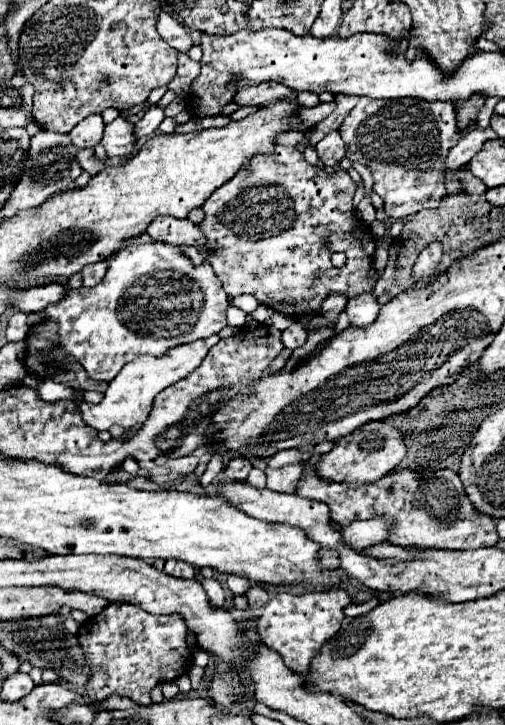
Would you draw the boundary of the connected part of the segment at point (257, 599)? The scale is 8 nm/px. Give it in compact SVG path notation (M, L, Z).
M260 586L250 588L250 590L246 592L246 596L248 596L248 602L250 602L250 604L256 604L256 606L262 606L264 602L268 602L268 592L264 592Z

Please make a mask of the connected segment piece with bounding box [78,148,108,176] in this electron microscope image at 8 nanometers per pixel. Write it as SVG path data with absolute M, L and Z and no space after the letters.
M82 148L80 152L78 152L78 162L80 162L80 166L90 174L90 176L94 176L96 172L100 172L100 170L104 170L108 164L106 164L106 160L96 160L94 158L94 148Z

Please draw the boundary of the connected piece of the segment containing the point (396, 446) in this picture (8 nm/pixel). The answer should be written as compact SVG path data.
M368 422L358 428L354 434L340 438L334 448L324 454L314 466L318 476L324 476L328 482L346 482L346 484L372 484L384 474L392 472L406 454L404 436L392 428L388 422Z

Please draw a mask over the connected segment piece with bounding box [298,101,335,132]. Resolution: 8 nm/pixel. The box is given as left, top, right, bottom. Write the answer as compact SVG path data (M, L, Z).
M334 101L328 103L320 102L318 106L313 108L303 108L302 112L300 112L301 122L298 130L302 132L307 131L331 114L334 109Z

